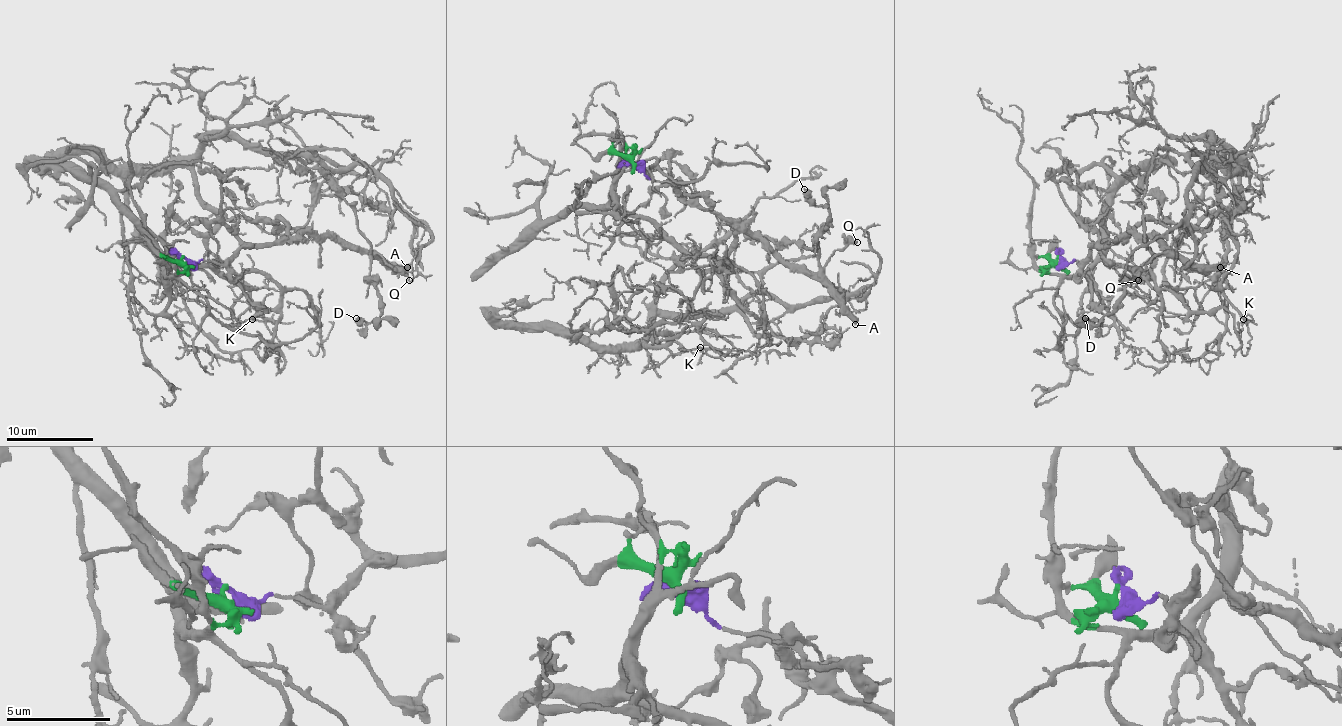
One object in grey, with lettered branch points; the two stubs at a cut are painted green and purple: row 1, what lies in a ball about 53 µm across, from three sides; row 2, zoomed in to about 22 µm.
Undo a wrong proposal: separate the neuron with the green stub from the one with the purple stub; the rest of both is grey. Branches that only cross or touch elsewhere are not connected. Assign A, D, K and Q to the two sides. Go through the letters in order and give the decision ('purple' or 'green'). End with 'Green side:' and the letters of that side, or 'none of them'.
A: purple
D: purple
K: green
Q: purple
Green side: K

